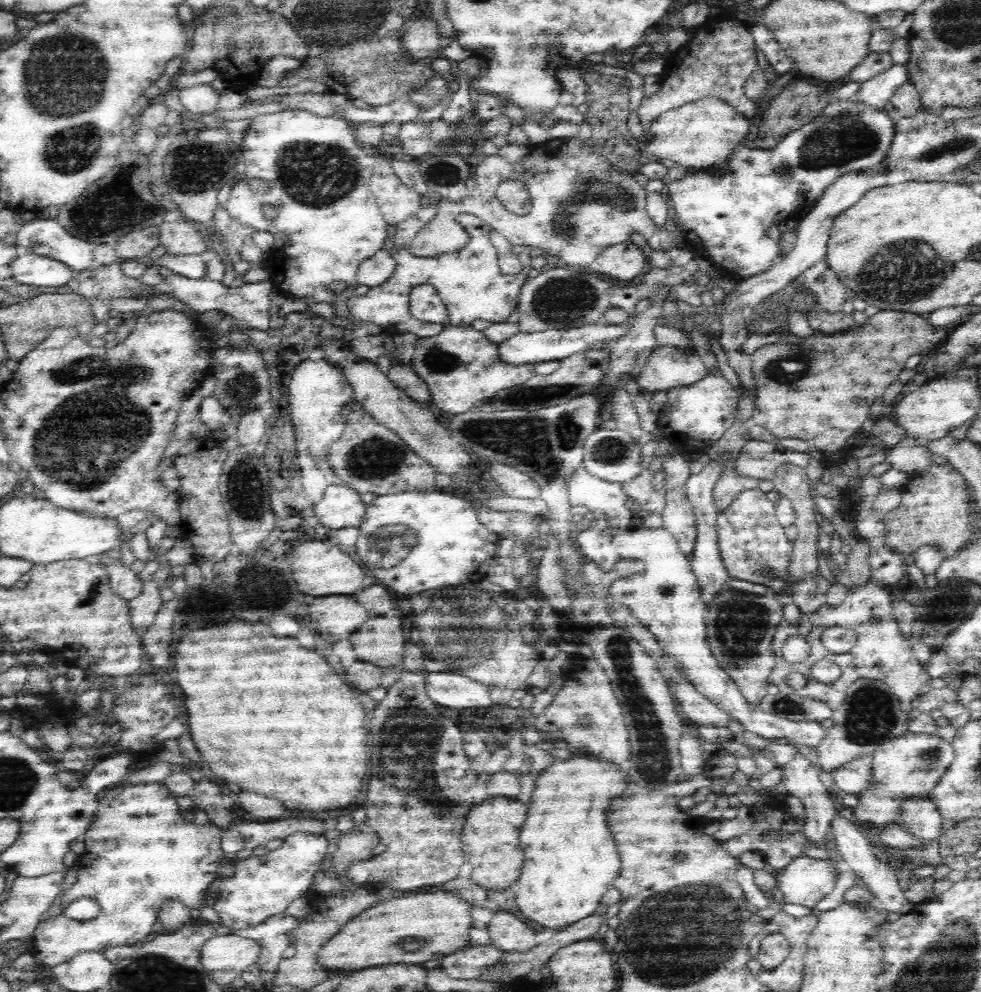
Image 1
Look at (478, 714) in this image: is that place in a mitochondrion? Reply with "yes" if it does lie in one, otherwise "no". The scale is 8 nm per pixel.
no

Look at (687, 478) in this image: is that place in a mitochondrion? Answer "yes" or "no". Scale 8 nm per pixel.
no

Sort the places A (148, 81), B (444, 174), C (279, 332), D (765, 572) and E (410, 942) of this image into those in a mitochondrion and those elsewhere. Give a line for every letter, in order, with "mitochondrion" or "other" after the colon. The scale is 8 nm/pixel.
A: other
B: mitochondrion
C: other
D: mitochondrion
E: mitochondrion

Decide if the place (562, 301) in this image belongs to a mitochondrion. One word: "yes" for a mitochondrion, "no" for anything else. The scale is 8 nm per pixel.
yes

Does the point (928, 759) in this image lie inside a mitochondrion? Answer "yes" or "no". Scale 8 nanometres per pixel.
yes

